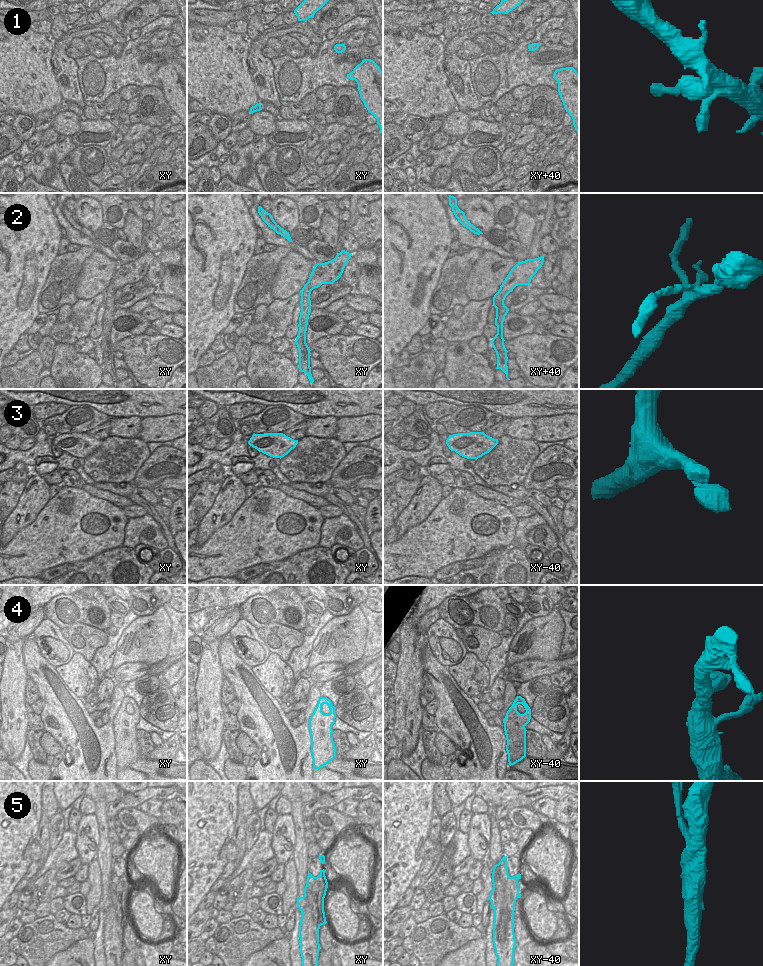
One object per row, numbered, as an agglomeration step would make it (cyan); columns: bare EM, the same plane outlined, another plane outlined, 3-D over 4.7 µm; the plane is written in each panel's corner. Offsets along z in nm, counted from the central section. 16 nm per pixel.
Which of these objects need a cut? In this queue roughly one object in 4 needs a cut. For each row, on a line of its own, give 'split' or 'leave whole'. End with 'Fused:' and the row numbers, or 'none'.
1: leave whole
2: split
3: leave whole
4: leave whole
5: split
Fused: 2, 5

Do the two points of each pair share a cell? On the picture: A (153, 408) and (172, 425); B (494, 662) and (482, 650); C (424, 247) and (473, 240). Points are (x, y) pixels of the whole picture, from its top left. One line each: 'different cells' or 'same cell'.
A: different cells
B: different cells
C: different cells

